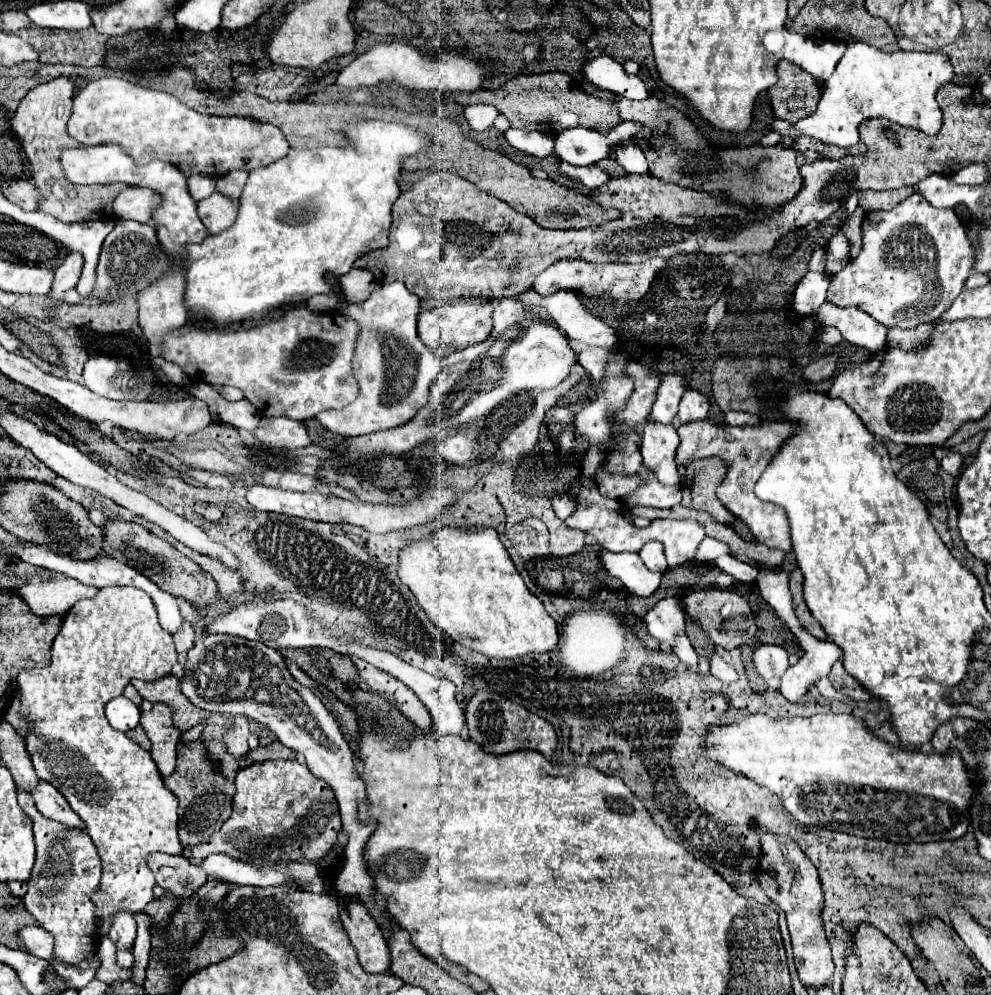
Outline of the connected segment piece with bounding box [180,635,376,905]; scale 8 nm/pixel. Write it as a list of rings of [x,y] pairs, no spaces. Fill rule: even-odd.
[[[206,635],[204,639],[196,639],[196,645],[188,651],[186,675],[180,687],[182,693],[200,709],[256,719],[272,729],[286,747],[298,755],[304,755],[310,771],[318,779],[326,781],[326,785],[334,791],[340,807],[342,835],[346,837],[346,843],[344,869],[334,885],[340,895],[356,895],[360,901],[370,905],[374,877],[368,871],[364,851],[370,835],[376,829],[376,821],[364,823],[358,819],[358,805],[368,801],[366,785],[356,771],[354,755],[344,741],[338,723],[326,711],[322,701],[290,675],[282,653],[232,635]]]

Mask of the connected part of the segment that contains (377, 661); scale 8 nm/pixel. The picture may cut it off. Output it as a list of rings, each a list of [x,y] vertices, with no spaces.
[[[370,649],[368,651],[368,657],[366,657],[372,665],[376,665],[380,671],[386,671],[388,675],[400,679],[406,687],[410,687],[416,697],[428,707],[432,719],[434,719],[434,737],[438,735],[460,735],[460,731],[466,727],[466,721],[464,721],[464,711],[462,707],[458,705],[456,697],[454,697],[454,685],[448,681],[448,679],[438,679],[438,677],[432,677],[420,669],[414,669],[414,667],[408,667],[406,663],[398,661],[392,653],[386,653],[386,651],[376,651],[376,649]]]

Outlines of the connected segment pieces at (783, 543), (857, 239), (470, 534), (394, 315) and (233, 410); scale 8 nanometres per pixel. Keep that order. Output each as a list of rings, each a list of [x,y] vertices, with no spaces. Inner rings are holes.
[[[696,421],[692,425],[678,425],[680,435],[680,447],[676,451],[676,465],[686,467],[692,459],[704,459],[704,457],[720,457],[728,463],[728,501],[722,501],[724,507],[728,507],[738,519],[742,519],[752,535],[768,545],[770,549],[790,551],[790,523],[786,517],[786,511],[774,503],[760,501],[754,495],[754,485],[764,473],[764,469],[770,465],[772,457],[780,447],[792,437],[792,433],[798,431],[800,425],[790,421],[776,421],[768,423],[764,421],[758,427],[730,427],[730,425],[714,425],[710,421]]]
[[[858,207],[842,225],[840,231],[848,237],[850,241],[850,259],[856,257],[856,253],[862,251],[862,219],[864,219],[864,211]]]
[[[440,527],[434,535],[430,535],[430,539],[414,541],[402,549],[398,577],[404,581],[404,585],[410,587],[418,605],[440,629],[444,629],[454,641],[486,657],[518,659],[530,653],[548,653],[554,651],[560,641],[556,621],[528,591],[494,529],[482,527],[464,531],[454,527]]]
[[[402,295],[380,297],[380,313],[368,313],[372,309],[372,301],[356,305],[340,303],[342,313],[348,313],[348,317],[356,319],[362,327],[354,357],[354,375],[360,385],[360,395],[346,409],[318,413],[316,421],[324,429],[344,437],[392,429],[410,421],[412,415],[428,403],[430,383],[442,369],[442,357],[426,347],[416,333],[416,317],[420,313],[418,303],[420,299],[416,295],[410,295],[410,309]]]
[[[198,383],[198,387],[188,389],[190,395],[206,401],[212,411],[212,419],[220,419],[224,423],[234,425],[236,429],[256,429],[260,423],[260,413],[254,405],[248,405],[246,399],[226,401],[220,393],[216,393],[208,383]]]

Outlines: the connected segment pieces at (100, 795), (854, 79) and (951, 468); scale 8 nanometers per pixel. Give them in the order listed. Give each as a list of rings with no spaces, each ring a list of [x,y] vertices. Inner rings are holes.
[[[104,587],[92,599],[80,599],[64,617],[62,629],[52,643],[52,661],[42,669],[22,669],[18,673],[18,691],[24,705],[24,713],[36,721],[32,737],[28,737],[28,753],[34,769],[42,781],[52,783],[68,799],[70,807],[86,823],[86,831],[92,837],[98,855],[102,859],[102,891],[94,891],[92,899],[98,907],[96,917],[100,935],[108,933],[110,917],[116,909],[130,913],[142,911],[154,899],[156,879],[148,867],[146,857],[154,851],[170,855],[182,855],[176,829],[176,795],[166,789],[150,753],[138,743],[128,739],[124,733],[112,729],[104,715],[104,705],[122,695],[130,679],[152,681],[164,677],[176,665],[178,655],[172,643],[172,635],[164,631],[156,617],[152,599],[136,587]]]
[[[850,41],[836,71],[824,83],[824,93],[818,109],[810,117],[800,119],[798,123],[788,123],[786,119],[774,117],[770,129],[790,139],[800,139],[806,135],[828,145],[852,147],[860,141],[860,121],[882,117],[904,127],[922,129],[926,135],[936,135],[942,125],[942,113],[934,97],[942,85],[952,81],[954,67],[950,63],[950,57],[944,53],[884,53],[872,45]]]
[[[950,451],[944,459],[942,459],[942,469],[950,475],[958,475],[960,473],[960,465],[962,465],[962,457],[956,451]]]

